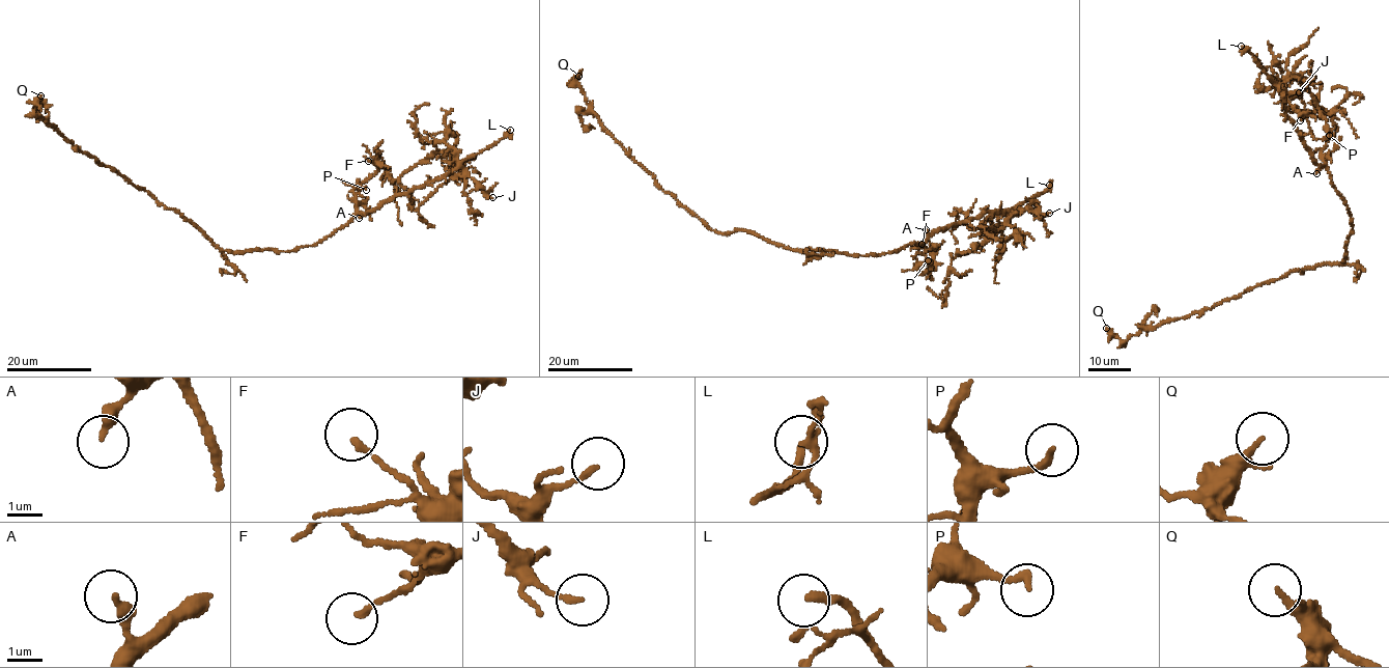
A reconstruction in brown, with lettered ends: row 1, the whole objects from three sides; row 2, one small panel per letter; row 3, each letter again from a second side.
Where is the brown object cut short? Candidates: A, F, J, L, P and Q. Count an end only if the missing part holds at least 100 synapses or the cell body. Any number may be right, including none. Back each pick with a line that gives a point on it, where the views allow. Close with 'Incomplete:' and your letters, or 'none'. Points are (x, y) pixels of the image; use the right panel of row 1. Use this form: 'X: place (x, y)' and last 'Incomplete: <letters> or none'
L: place (1241, 46)
Incomplete: L

